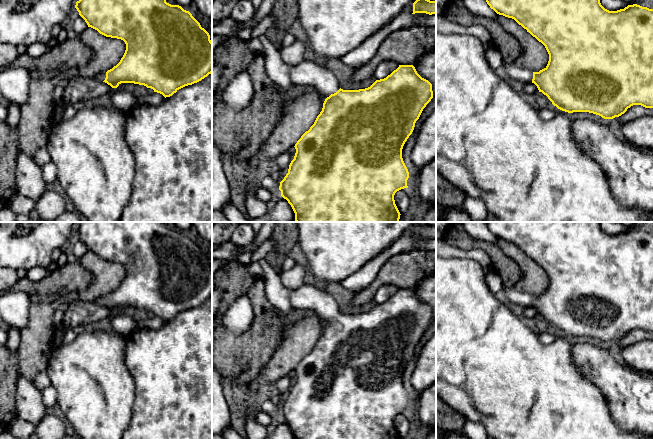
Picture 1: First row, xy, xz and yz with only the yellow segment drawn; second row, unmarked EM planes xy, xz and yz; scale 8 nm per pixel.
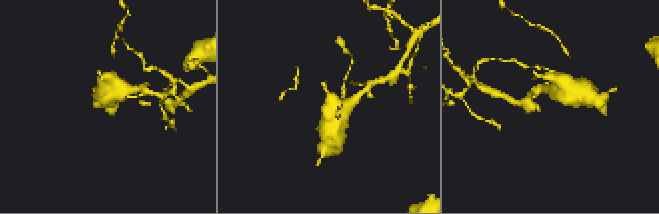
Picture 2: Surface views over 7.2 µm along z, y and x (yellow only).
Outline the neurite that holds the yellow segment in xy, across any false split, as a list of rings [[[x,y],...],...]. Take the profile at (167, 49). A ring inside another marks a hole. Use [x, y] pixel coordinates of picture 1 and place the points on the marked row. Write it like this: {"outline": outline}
{"outline": [[[79,0],[75,8],[88,27],[106,37],[121,39],[126,44],[120,62],[107,72],[95,76],[97,80],[107,83],[112,88],[117,88],[121,83],[134,83],[151,88],[166,98],[212,73],[210,35],[189,11],[179,5],[171,5],[166,0]]]}

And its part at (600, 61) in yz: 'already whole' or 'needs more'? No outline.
needs more

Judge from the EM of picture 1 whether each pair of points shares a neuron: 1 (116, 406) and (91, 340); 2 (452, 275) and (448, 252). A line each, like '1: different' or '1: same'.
1: same
2: different

